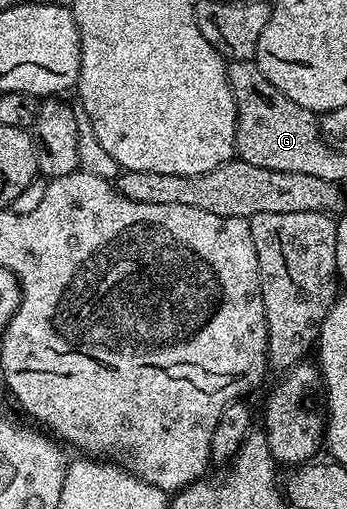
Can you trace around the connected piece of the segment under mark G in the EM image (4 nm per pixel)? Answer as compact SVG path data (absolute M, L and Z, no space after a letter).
M233 60L227 65L228 69L228 85L232 91L232 97L236 103L236 156L239 159L250 162L250 166L262 166L262 170L282 170L286 174L310 174L314 171L312 165L312 132L314 136L314 120L306 109L298 106L298 102L294 102L290 98L286 98L286 94L282 94L282 90L275 88L266 78L266 74L262 74L262 70L257 66L255 60Z

